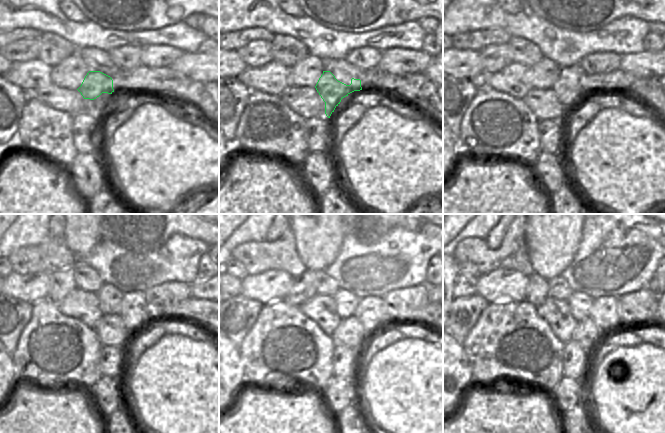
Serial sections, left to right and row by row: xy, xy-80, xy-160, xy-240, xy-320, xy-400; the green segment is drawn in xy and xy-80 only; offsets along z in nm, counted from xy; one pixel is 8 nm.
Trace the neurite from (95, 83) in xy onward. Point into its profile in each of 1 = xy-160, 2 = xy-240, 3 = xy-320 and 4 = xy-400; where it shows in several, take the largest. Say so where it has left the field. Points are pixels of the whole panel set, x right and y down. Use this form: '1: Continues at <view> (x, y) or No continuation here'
1: Continues at xy-160 (570, 86)
2: Continues at xy-240 (135, 310)
3: Continues at xy-320 (372, 311)
4: Continues at xy-400 (603, 311)

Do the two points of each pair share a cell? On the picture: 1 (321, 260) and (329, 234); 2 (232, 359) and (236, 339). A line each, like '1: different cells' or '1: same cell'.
1: same cell
2: different cells

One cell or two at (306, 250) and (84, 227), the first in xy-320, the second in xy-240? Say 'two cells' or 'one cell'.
one cell

